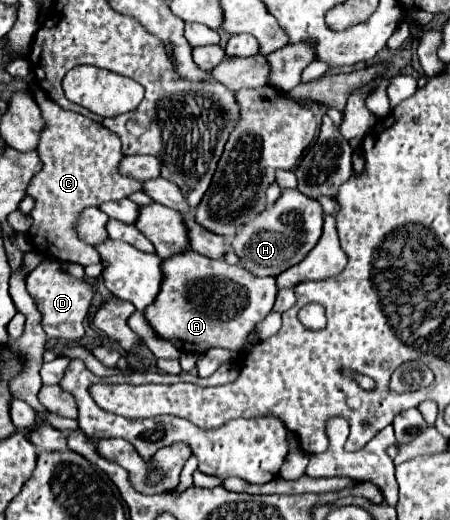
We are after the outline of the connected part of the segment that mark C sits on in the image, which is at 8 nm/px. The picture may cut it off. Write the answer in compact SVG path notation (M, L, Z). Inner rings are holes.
M30 81L30 89L34 91L34 99L44 115L44 127L38 143L38 155L44 167L30 179L26 189L26 195L34 199L28 239L34 251L46 259L56 259L60 263L78 263L82 267L100 263L96 249L80 241L74 231L78 213L86 207L98 207L104 201L124 199L130 193L140 191L142 183L118 175L122 143L114 131L80 113L64 111L62 107L52 103L40 87L36 87L36 81Z

